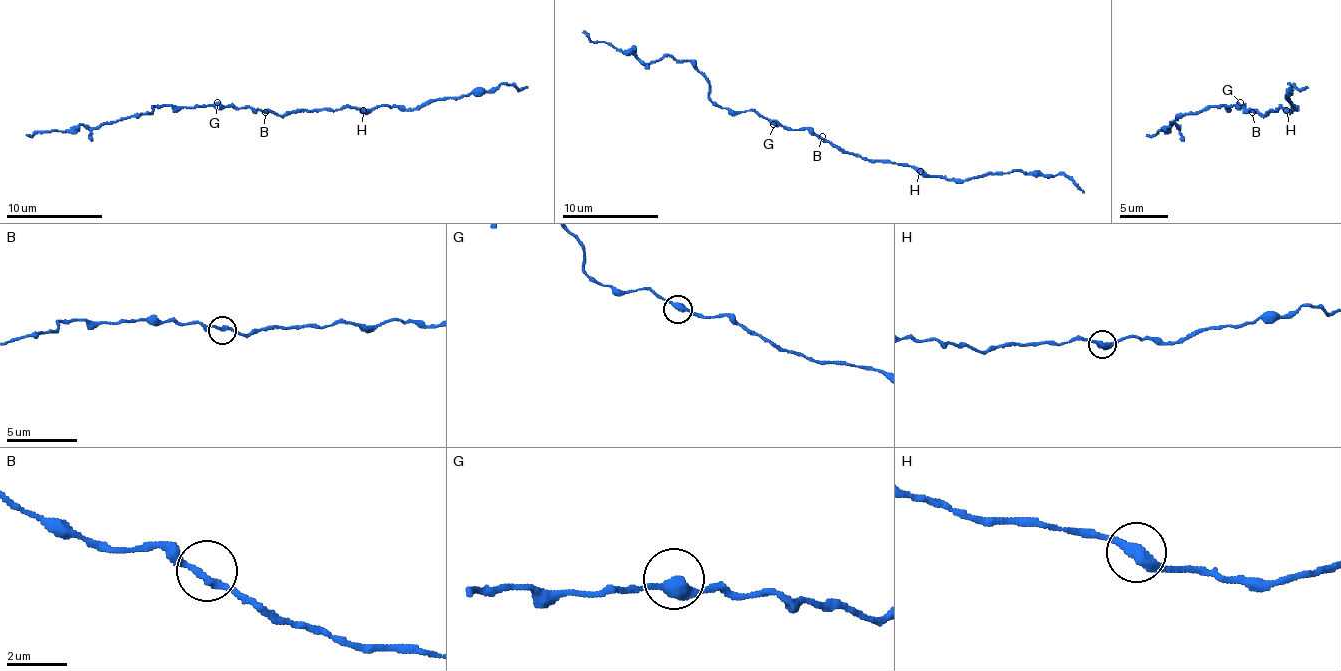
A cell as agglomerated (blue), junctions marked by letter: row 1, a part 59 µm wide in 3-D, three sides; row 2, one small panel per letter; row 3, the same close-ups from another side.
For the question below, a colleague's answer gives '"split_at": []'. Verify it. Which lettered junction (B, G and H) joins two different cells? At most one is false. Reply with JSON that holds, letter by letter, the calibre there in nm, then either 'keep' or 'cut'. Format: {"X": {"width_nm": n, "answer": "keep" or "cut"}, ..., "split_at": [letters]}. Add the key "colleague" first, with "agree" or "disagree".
{"colleague": "agree", "B": {"width_nm": 220, "answer": "keep"}, "G": {"width_nm": 360, "answer": "keep"}, "H": {"width_nm": 360, "answer": "keep"}, "split_at": []}

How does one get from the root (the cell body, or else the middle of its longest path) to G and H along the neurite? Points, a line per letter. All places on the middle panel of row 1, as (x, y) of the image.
G: (819, 139), (807, 129), (788, 129), (773, 124)
H: (819, 139), (826, 139), (870, 160), (889, 160), (920, 170)

